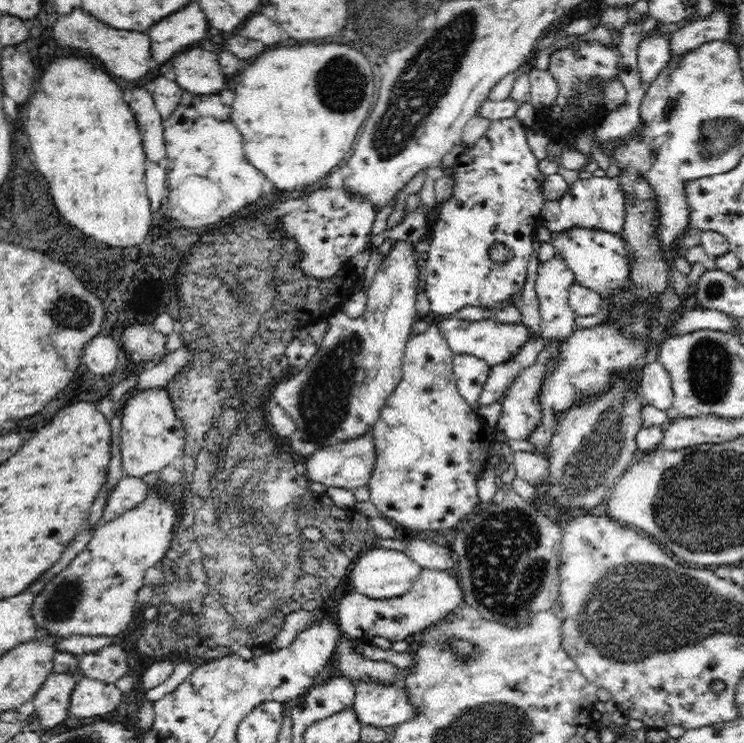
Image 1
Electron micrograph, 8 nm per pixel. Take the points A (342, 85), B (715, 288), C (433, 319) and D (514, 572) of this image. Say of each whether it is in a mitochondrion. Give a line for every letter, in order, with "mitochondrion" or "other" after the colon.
A: mitochondrion
B: mitochondrion
C: other
D: mitochondrion

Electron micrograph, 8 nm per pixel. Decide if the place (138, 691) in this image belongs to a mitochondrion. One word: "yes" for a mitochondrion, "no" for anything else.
no

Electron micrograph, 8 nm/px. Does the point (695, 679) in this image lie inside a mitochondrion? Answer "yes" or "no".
no

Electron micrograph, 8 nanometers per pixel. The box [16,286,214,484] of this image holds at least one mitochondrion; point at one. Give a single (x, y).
(72, 311)

